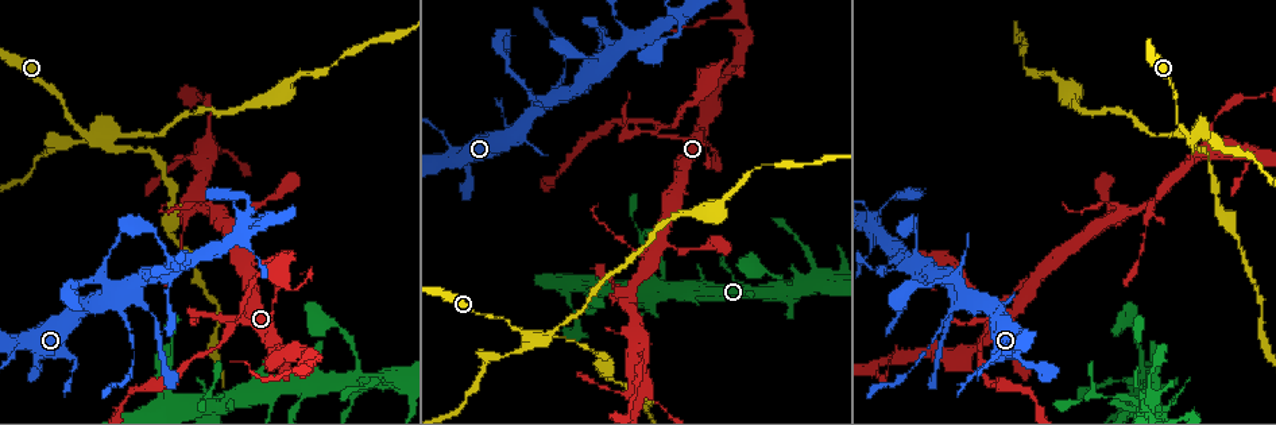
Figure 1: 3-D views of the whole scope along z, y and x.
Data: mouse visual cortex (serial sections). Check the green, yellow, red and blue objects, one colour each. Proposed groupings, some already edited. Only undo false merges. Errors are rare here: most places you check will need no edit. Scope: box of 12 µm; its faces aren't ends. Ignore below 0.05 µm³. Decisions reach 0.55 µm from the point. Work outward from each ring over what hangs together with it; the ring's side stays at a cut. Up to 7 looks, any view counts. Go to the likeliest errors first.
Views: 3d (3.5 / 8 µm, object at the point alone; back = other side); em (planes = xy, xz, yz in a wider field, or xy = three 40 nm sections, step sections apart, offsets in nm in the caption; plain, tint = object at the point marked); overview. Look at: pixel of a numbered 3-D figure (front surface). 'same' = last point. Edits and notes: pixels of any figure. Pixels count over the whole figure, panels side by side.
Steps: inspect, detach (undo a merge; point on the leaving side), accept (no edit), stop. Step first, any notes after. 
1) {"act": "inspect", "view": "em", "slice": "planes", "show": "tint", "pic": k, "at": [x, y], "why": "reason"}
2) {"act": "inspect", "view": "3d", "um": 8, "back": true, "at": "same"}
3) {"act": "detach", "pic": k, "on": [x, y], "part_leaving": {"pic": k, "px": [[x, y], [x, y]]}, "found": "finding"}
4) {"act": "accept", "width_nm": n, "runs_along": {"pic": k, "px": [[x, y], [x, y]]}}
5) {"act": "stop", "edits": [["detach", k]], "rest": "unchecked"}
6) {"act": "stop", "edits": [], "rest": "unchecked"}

{"act": "inspect", "view": "3d", "um": 3.5, "pic": 1, "at": [100, 133], "why": "looks like a crossing"}

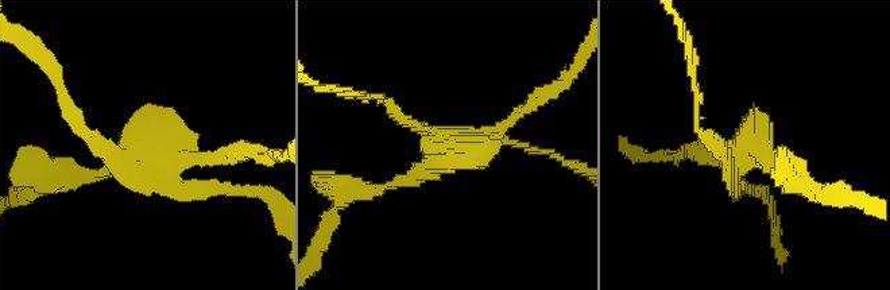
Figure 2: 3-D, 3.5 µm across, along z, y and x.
{"act": "inspect", "view": "em", "slice": "planes", "show": "tint", "pic": 2, "at": [452, 142]}

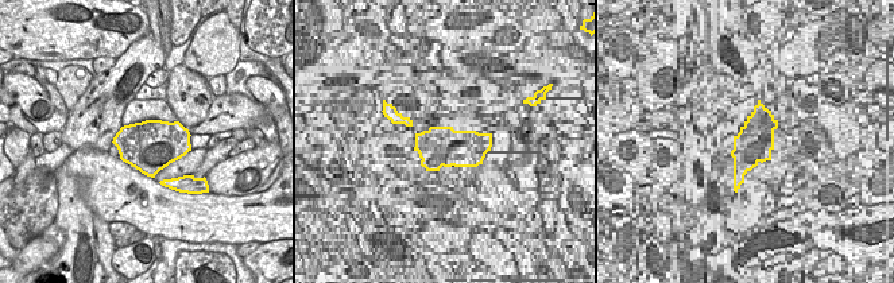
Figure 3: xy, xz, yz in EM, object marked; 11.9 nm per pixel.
{"act": "detach", "pic": 2, "on": [223, 159], "part_leaving": {"pic": 2, "px": [[178, 157], [274, 157]]}, "found": "two cells meet here"}

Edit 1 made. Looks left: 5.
{"act": "inspect", "view": "overview"}

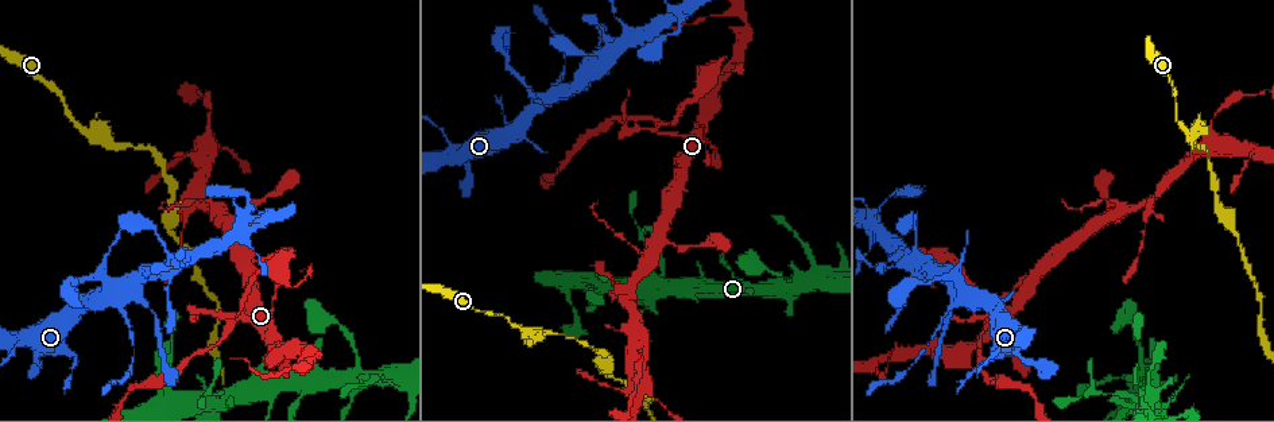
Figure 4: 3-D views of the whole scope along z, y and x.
{"act": "inspect", "view": "3d", "um": 3.5, "pic": 4, "at": [1144, 231], "why": "calibre changes"}

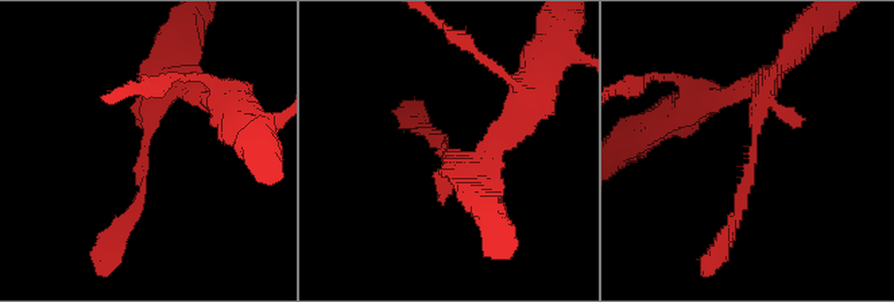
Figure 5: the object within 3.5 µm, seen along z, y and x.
{"act": "inspect", "view": "em", "slice": "planes", "show": "tint", "pic": 5, "at": [143, 146], "why": "need the tissue"}

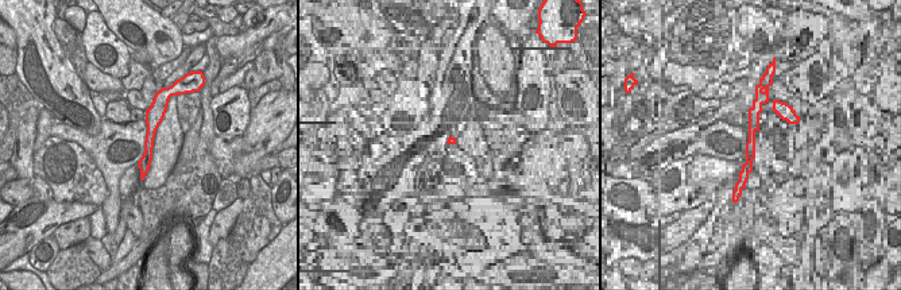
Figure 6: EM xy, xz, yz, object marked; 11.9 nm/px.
{"act": "inspect", "view": "em", "slice": "xy", "step": 1, "show": "tint", "at": "same", "why": "cut it another way"}

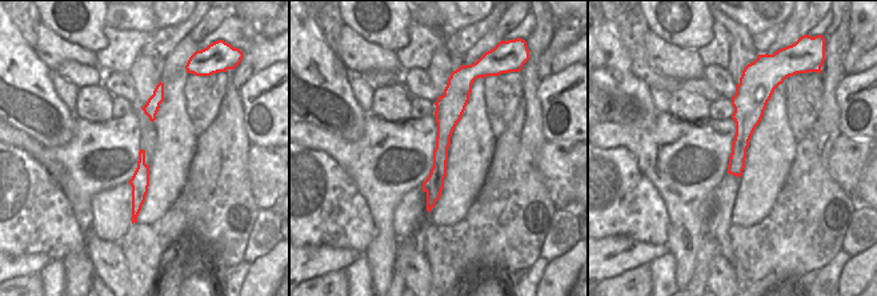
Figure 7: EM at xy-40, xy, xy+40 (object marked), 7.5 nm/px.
{"act": "accept", "runs_along": {"pic": 5, "px": [[749, 89], [763, 101], [731, 229]]}, "found": "one cell here"}

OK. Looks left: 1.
{"act": "stop", "edits": [["detach", 2]], "rest": "unchecked"}

